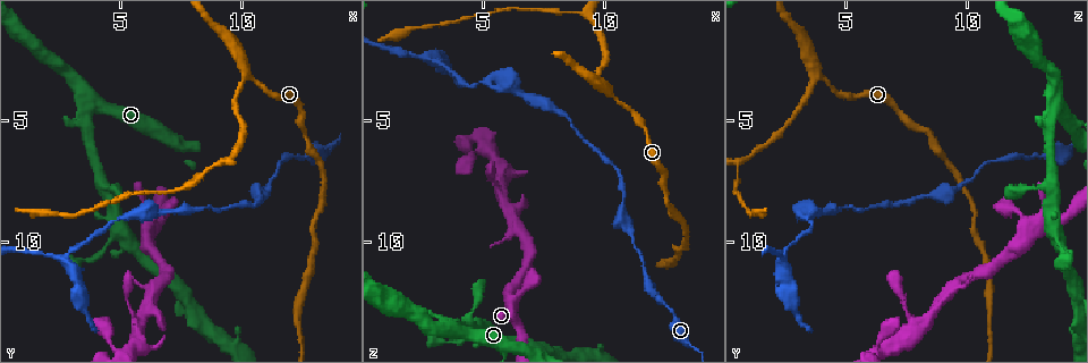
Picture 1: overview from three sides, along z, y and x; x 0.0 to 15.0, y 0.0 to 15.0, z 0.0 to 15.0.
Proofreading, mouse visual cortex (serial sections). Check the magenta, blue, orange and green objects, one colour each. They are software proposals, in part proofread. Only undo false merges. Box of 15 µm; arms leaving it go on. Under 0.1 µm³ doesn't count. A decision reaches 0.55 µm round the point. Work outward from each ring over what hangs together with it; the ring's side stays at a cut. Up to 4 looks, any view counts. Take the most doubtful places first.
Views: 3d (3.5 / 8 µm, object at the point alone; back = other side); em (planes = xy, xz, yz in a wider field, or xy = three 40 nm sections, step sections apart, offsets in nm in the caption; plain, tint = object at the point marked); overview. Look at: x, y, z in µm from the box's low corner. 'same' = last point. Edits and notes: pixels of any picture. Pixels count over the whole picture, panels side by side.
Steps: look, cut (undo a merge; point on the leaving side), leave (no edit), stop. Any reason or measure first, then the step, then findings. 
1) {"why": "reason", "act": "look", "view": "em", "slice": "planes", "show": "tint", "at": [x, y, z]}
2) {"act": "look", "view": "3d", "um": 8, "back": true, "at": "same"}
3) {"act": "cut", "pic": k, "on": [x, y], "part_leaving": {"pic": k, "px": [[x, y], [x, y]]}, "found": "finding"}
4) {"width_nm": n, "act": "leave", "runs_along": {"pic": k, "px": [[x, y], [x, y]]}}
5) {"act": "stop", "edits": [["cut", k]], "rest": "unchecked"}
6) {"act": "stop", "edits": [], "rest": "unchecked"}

{"why": "sharp bend", "act": "look", "view": "em", "slice": "xy", "step": 5, "show": "tint", "at": [10.3, 3.1, 3.7]}

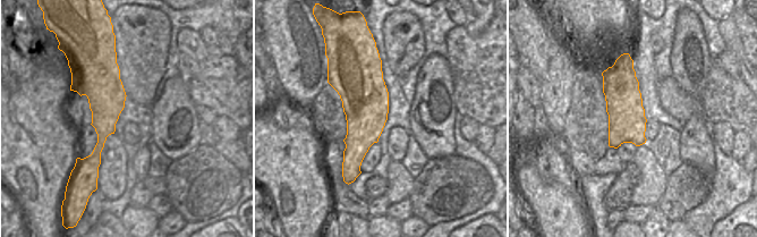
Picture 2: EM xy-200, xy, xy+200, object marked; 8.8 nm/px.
{"why": "see where the arms go", "act": "look", "view": "3d", "um": 3.5, "at": "same"}

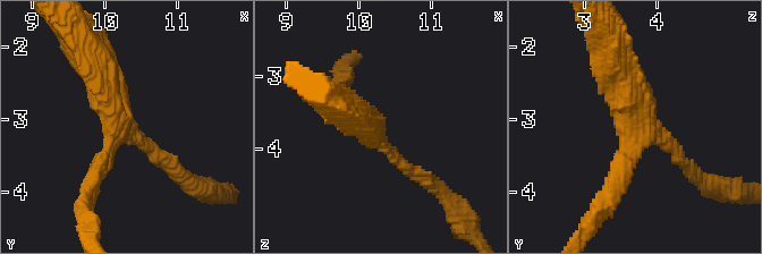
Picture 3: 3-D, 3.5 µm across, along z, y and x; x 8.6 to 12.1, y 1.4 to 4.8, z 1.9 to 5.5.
{"width_nm": 420, "act": "leave", "runs_along": {"pic": 3, "px": [[422, 179], [401, 164], [341, 100]]}, "found": "one cell here"}

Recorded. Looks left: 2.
{"why": "three-way junction", "act": "look", "view": "3d", "um": 3.5, "back": true, "at": [2.7, 10.7, 2.5]}

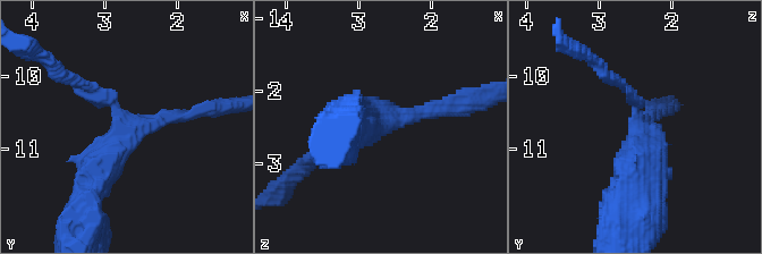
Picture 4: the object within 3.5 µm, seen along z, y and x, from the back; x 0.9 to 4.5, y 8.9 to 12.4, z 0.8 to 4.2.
{"arms": 3, "arm_widths_nm": [200, 200, 500], "act": "look", "view": "em", "slice": "xy", "step": 2, "show": "tint", "at": [2.75, 10.70, 2.45]}

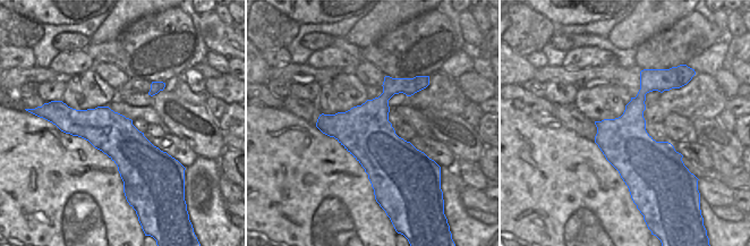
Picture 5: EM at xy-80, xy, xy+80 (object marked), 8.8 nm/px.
{"width_nm": 460, "act": "leave", "runs_along": {"pic": 4, "px": [[74, 79], [123, 125], [87, 195]]}, "found": "continuous, no second cell"}

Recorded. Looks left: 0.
{"act": "stop", "edits": [], "rest": "unchecked"}

